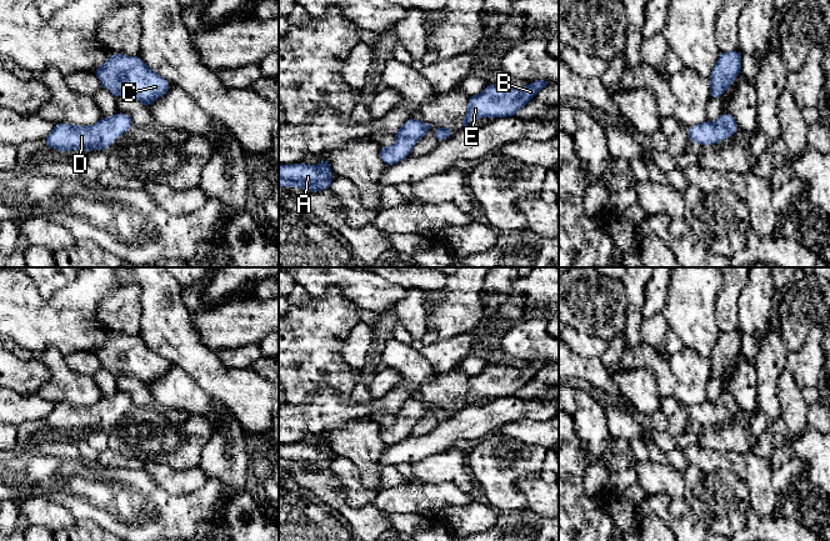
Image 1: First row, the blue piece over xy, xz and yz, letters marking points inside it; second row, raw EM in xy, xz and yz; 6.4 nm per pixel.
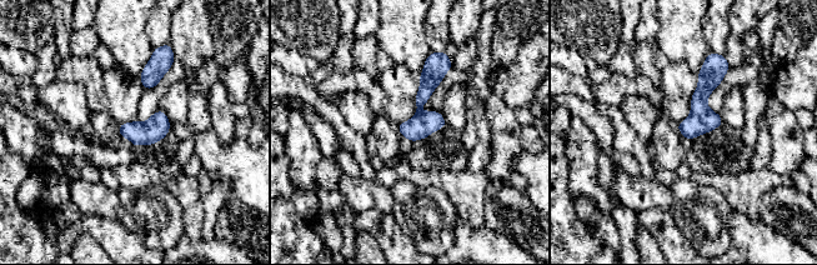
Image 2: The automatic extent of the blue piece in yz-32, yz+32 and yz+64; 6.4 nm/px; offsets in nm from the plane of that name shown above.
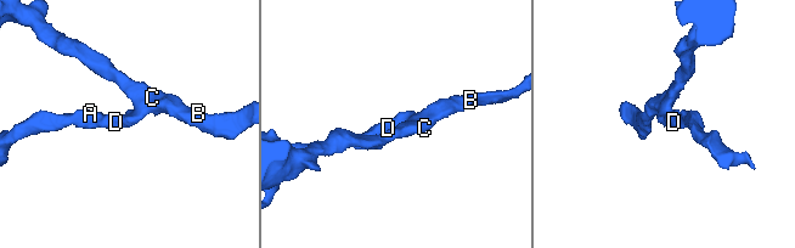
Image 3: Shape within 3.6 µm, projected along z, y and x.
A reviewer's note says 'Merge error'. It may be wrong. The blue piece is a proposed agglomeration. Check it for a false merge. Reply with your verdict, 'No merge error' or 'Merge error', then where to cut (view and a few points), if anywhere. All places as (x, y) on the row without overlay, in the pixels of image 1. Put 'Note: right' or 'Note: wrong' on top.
Note: wrong
No merge error. No split

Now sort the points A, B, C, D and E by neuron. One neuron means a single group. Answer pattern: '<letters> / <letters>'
A B C D E

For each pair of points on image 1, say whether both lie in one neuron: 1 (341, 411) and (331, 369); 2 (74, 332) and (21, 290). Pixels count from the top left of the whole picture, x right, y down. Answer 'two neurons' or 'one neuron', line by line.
1: two neurons
2: one neuron

